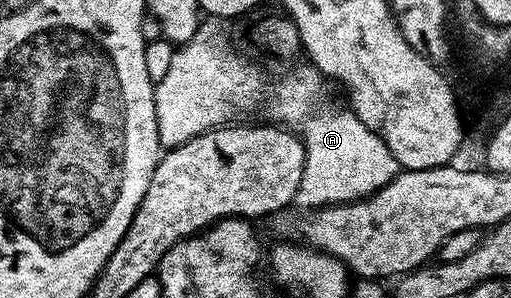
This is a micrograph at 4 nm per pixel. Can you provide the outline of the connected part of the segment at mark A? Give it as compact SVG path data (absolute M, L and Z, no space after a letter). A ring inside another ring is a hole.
M220 18L201 19L194 38L177 47L166 78L154 85L161 149L176 148L198 134L227 125L233 119L232 112L256 112L264 107L269 121L291 126L304 141L306 166L294 201L295 207L300 207L297 209L353 204L355 200L374 195L400 173L401 166L394 154L390 154L386 142L382 142L382 138L351 110L335 108L328 101L329 85L317 68L304 62L301 68L271 84L263 70L251 64L232 45L224 24Z

